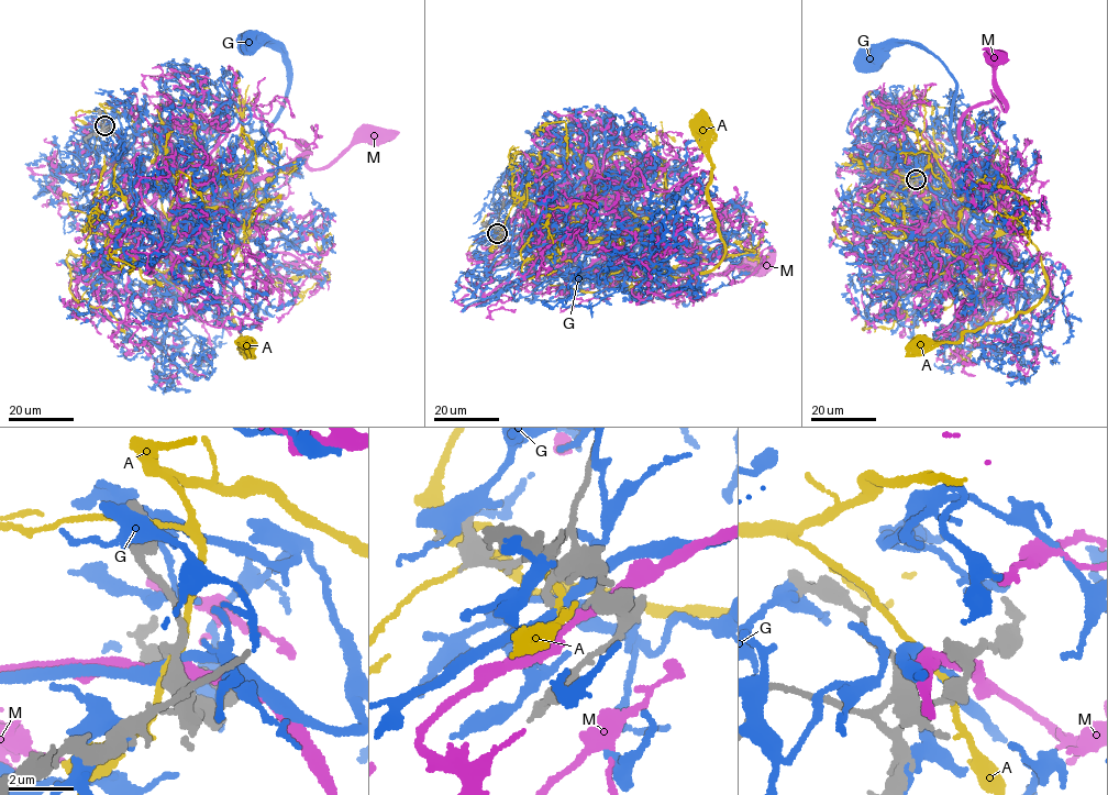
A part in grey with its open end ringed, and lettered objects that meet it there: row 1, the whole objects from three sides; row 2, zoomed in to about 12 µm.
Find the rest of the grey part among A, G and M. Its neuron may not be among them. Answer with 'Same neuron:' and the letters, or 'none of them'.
Same neuron: M

